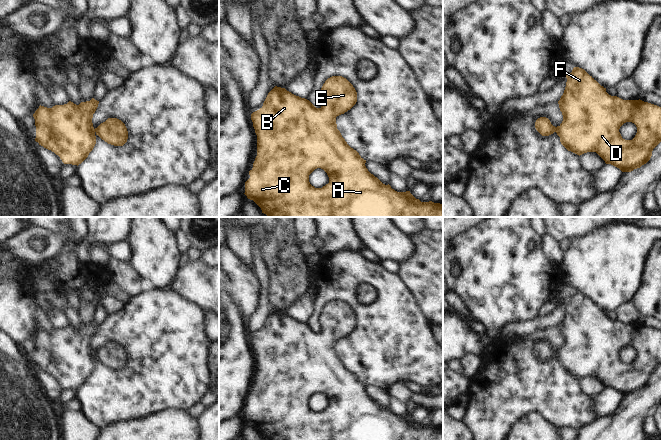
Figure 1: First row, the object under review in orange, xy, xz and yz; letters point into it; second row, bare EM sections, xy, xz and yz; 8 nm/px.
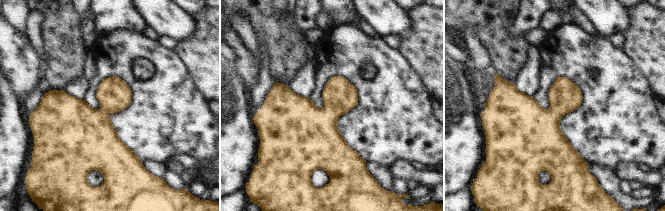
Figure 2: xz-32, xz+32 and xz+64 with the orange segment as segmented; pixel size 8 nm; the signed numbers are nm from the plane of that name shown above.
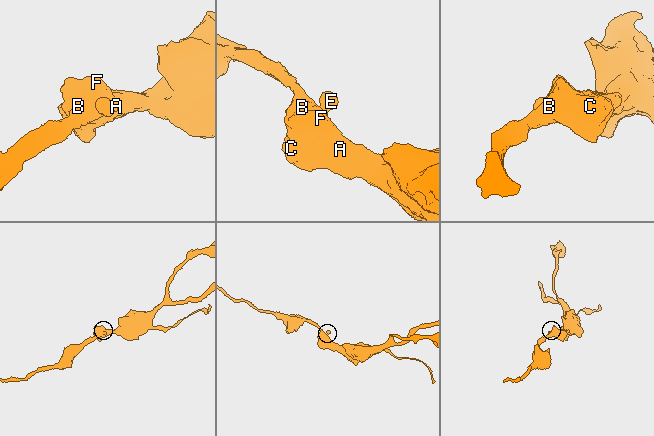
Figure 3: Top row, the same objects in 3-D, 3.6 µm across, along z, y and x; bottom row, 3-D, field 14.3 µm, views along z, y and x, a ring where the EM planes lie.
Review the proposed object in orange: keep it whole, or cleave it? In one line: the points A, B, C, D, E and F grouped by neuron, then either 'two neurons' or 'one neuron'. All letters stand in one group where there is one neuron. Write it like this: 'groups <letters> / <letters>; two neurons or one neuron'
groups A B C D E F; one neuron

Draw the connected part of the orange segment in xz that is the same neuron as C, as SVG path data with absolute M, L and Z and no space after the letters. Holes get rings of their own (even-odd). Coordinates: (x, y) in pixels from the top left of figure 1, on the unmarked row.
M332 300L323 308L319 322L322 330L316 332L309 324L301 322L287 315L285 312L275 310L267 319L263 330L251 338L253 351L257 359L257 380L253 392L249 395L250 402L245 406L245 419L253 424L267 441L443 441L443 427L421 426L416 423L410 415L397 416L391 410L383 408L377 401L371 398L365 390L364 384L359 377L351 372L340 355L337 353L336 341L350 334L357 326L357 316L353 309L342 300ZM317 392L323 393L328 401L329 407L322 412L315 412L309 406L309 399Z

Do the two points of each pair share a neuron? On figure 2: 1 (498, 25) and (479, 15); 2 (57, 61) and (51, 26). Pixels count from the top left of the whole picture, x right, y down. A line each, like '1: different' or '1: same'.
1: same
2: same

